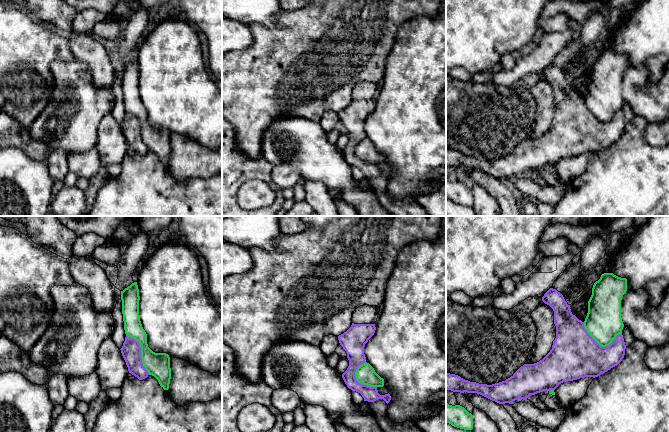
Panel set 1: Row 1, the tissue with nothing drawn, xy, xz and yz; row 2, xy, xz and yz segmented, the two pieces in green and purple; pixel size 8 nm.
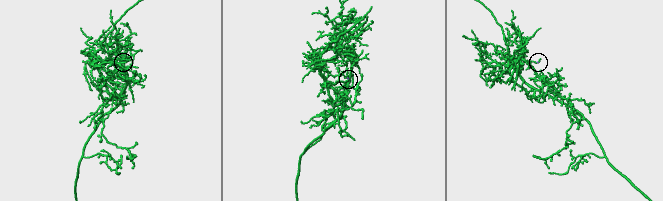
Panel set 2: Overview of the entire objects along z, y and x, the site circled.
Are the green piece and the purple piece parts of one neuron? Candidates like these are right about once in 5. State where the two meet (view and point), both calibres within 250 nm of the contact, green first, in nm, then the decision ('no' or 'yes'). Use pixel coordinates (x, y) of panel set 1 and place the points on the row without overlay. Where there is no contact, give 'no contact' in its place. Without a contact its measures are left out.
yz (600, 121) | 300/380 nm | no

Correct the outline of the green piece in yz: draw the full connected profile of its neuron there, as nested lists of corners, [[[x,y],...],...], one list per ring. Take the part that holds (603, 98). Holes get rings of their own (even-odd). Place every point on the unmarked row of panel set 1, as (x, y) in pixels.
[[[604,49],[592,64],[584,103],[602,123],[609,122],[624,103],[621,76],[627,67],[627,55]]]

